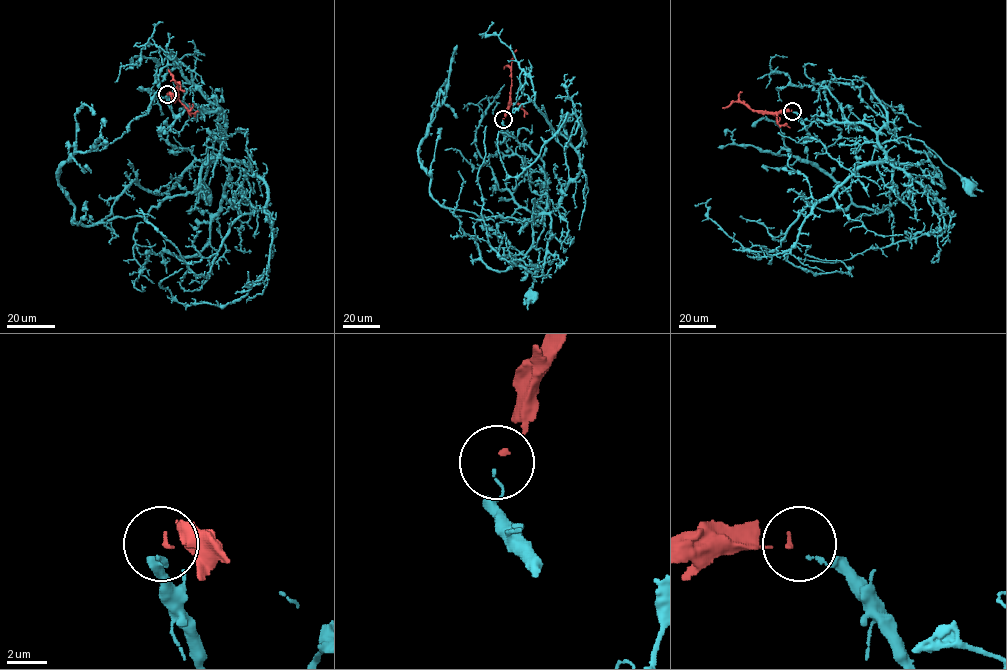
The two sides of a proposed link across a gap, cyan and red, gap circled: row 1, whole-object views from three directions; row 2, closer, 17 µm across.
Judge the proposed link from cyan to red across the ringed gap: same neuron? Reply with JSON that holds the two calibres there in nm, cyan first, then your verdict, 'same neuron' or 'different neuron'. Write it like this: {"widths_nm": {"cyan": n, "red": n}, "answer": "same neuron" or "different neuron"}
{"widths_nm": {"cyan": 150, "red": 200}, "answer": "different neuron"}

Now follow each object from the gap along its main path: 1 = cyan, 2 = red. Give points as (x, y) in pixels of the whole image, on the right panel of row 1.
1: (793, 112), (806, 126), (866, 123), (885, 154), (872, 164), (885, 142), (921, 140), (968, 185)
2: (792, 111), (760, 112), (733, 101), (722, 108)

